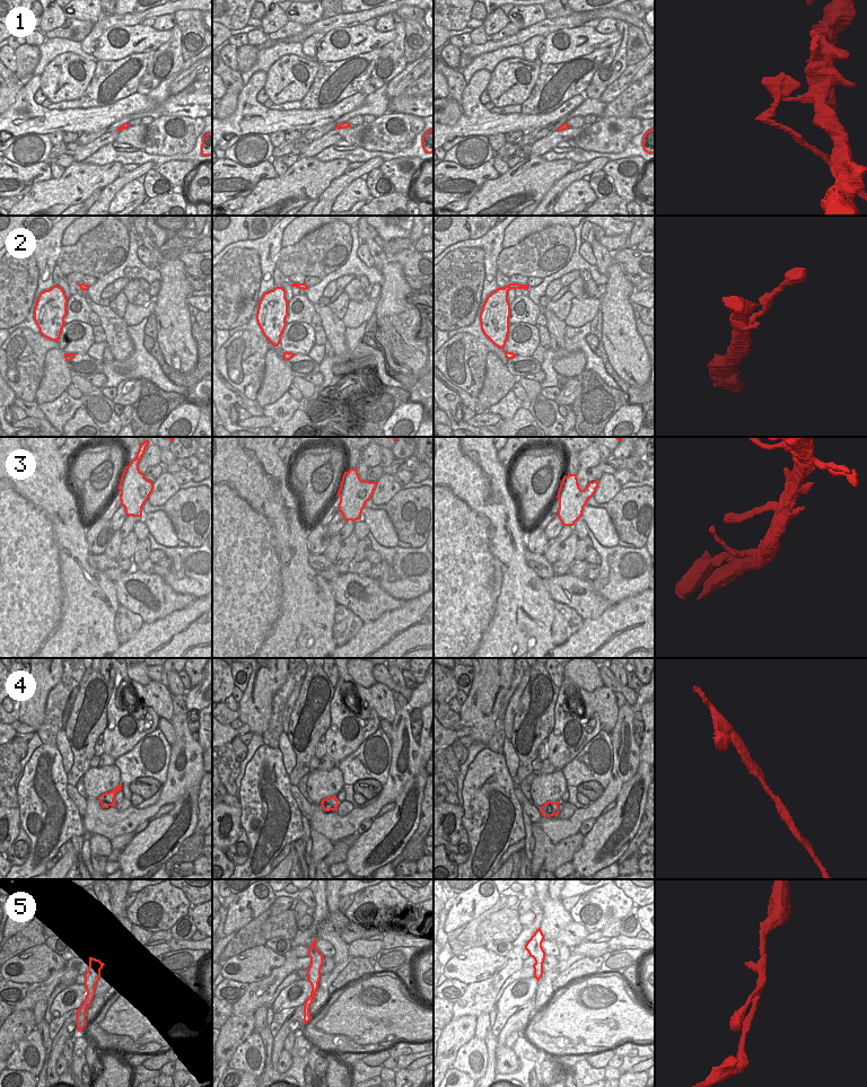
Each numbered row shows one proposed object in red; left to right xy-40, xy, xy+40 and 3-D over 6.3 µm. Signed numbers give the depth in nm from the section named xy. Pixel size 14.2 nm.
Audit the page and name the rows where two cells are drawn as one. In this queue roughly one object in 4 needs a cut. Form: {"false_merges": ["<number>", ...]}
{"false_merges": ["3"]}

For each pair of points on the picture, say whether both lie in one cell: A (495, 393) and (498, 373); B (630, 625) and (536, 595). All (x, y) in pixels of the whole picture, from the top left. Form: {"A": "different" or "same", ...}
{"A": "same", "B": "different"}

